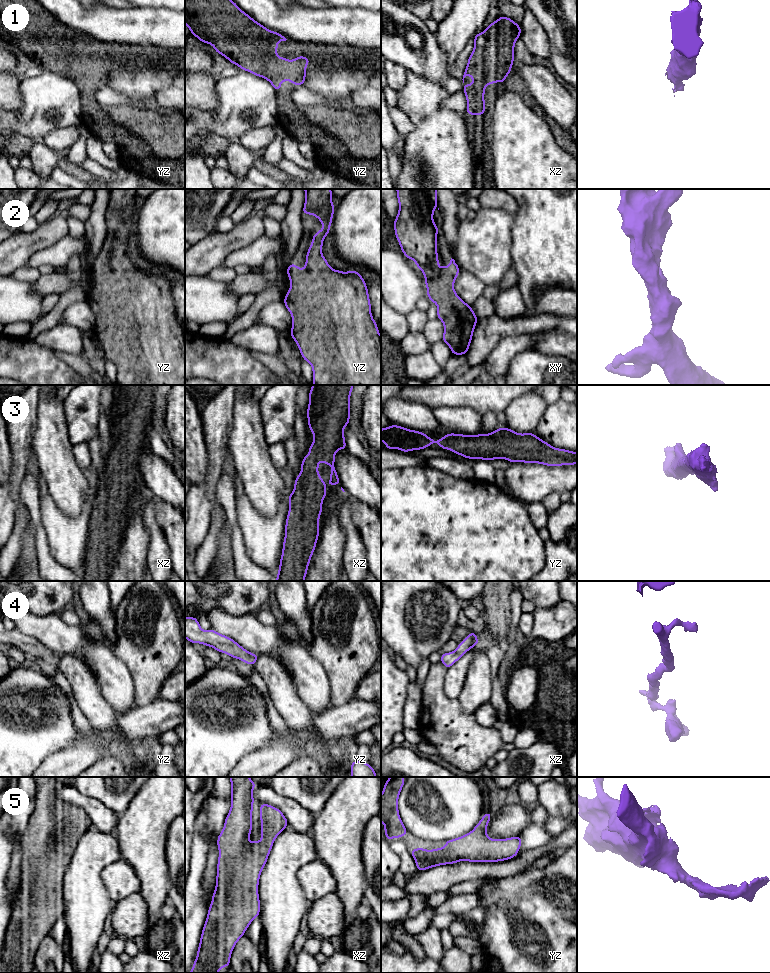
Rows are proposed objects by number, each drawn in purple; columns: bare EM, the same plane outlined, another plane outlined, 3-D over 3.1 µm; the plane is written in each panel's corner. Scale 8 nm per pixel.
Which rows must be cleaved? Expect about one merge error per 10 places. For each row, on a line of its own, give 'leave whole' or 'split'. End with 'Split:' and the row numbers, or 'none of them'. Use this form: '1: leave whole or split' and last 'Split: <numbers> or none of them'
1: leave whole
2: leave whole
3: leave whole
4: leave whole
5: leave whole
Split: none of them

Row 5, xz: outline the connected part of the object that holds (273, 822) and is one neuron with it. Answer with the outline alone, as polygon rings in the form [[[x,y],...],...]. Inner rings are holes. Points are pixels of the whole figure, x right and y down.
[[[229,777],[229,779],[232,786],[231,808],[225,818],[223,830],[217,838],[219,857],[216,887],[212,895],[212,902],[207,913],[207,919],[203,926],[197,957],[189,973],[218,973],[221,968],[230,966],[231,953],[236,943],[244,936],[250,923],[260,914],[259,892],[257,891],[260,874],[266,865],[276,837],[289,825],[286,817],[278,808],[261,803],[260,820],[262,838],[259,842],[249,841],[248,838],[252,831],[252,807],[254,803],[252,792],[256,784],[249,777]]]

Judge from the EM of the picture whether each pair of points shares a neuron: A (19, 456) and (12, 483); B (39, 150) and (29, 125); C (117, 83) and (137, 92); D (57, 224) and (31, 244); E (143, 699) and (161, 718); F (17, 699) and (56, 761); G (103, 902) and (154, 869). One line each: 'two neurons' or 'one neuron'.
A: one neuron
B: two neurons
C: one neuron
D: one neuron
E: two neurons
F: two neurons
G: two neurons

